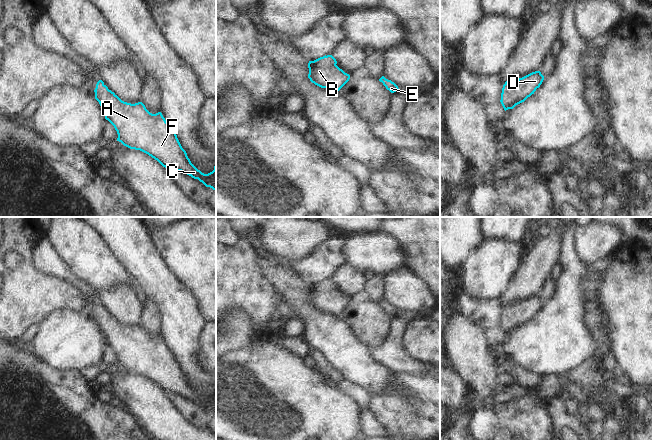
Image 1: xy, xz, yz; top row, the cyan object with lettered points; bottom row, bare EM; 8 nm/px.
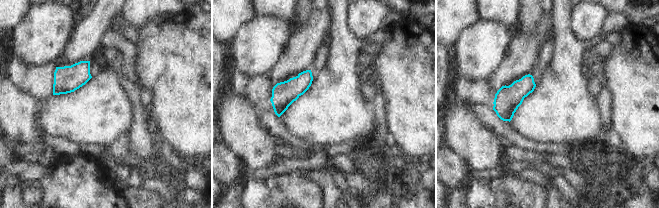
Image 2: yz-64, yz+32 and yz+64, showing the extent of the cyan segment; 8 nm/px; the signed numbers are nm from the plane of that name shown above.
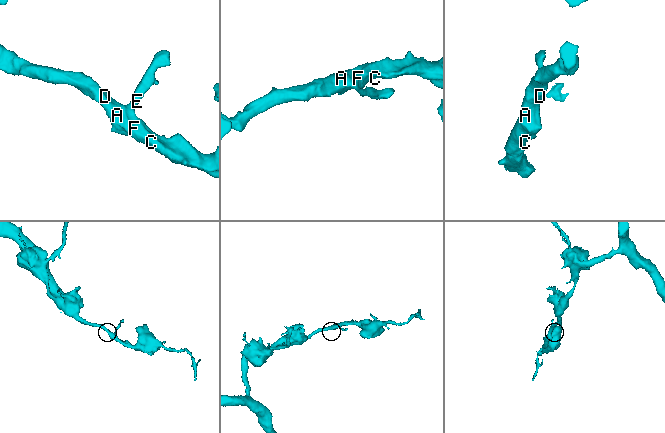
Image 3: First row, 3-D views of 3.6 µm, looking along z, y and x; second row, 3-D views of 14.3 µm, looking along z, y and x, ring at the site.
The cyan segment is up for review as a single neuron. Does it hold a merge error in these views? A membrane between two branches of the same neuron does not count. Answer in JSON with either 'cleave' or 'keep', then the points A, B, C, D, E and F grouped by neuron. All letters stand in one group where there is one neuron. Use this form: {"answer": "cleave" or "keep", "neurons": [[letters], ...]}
{"answer": "keep", "neurons": [["A", "B", "C", "D", "E", "F"]]}

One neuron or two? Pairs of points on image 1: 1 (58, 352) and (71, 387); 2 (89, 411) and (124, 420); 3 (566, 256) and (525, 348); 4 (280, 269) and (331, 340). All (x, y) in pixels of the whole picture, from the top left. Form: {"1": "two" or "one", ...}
{"1": "two", "2": "one", "3": "one", "4": "one"}

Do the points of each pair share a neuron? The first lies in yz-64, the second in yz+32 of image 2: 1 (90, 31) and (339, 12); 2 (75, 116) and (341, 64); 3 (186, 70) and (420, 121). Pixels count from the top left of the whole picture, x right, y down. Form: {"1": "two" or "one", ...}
{"1": "two", "2": "one", "3": "one"}

